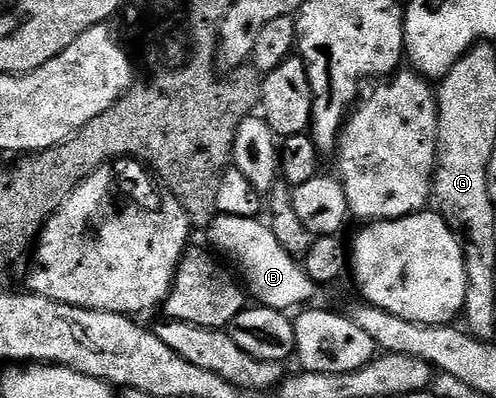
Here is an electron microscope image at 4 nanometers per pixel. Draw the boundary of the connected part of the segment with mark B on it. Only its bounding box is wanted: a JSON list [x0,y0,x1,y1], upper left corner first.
[207,213,319,313]

